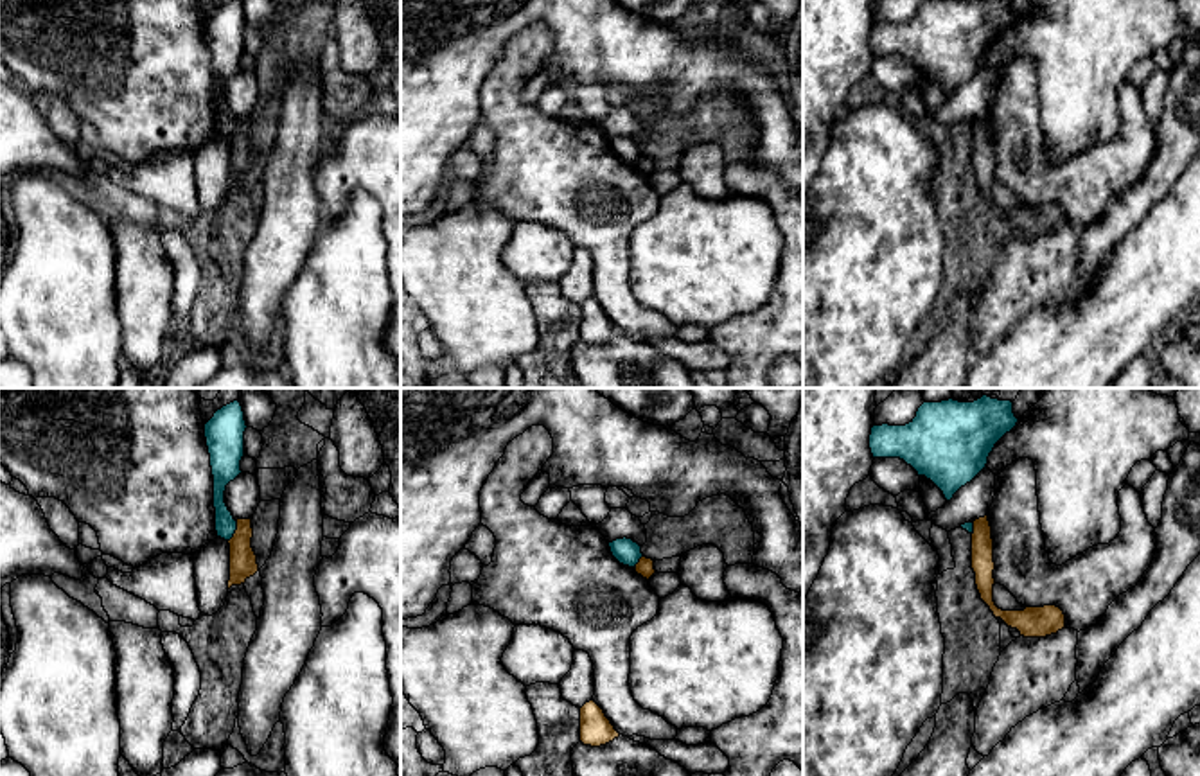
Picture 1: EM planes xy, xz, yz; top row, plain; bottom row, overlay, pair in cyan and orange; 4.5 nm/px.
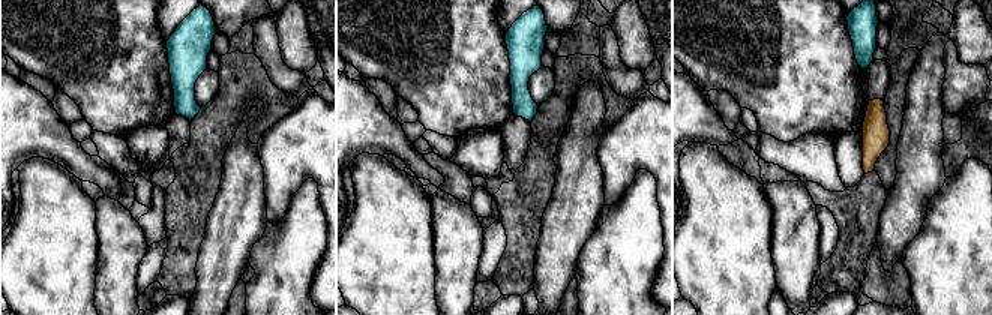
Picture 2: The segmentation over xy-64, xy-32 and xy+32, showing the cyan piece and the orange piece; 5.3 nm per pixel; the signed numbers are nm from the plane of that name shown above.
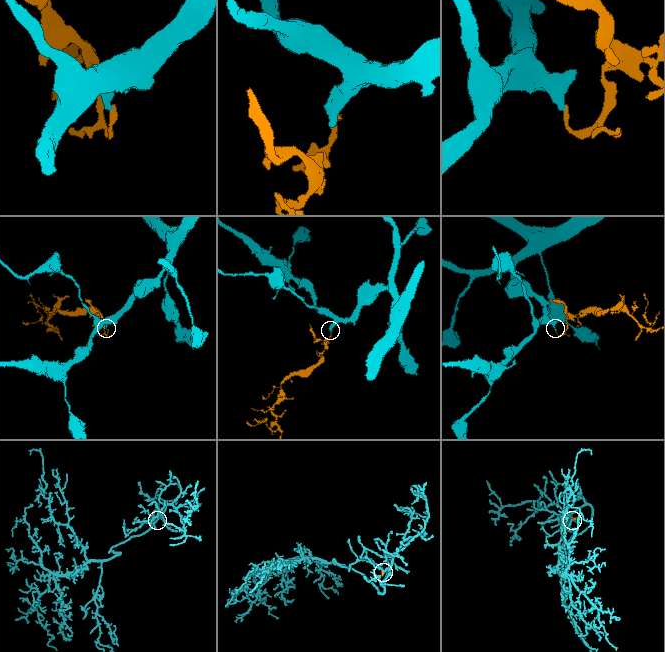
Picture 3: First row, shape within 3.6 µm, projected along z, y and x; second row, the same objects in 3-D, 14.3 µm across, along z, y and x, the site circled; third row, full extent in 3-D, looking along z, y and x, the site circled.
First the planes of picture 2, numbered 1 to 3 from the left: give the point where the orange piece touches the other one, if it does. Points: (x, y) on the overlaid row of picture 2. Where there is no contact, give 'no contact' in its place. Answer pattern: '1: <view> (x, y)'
1: no contact
2: no contact
3: no contact

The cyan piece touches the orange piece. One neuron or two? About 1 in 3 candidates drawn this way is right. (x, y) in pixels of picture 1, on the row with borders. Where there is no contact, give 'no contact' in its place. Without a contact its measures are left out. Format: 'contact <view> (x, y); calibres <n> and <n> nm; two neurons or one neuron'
contact xy (234, 532); calibres 100 and 130 nm; two neurons

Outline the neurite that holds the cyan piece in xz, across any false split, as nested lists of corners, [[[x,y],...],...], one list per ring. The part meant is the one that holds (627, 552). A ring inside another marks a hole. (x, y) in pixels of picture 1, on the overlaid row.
[[[627,537],[609,542],[609,548],[611,548],[613,557],[620,564],[629,566],[629,568],[636,568],[636,564],[643,557],[641,546]]]

